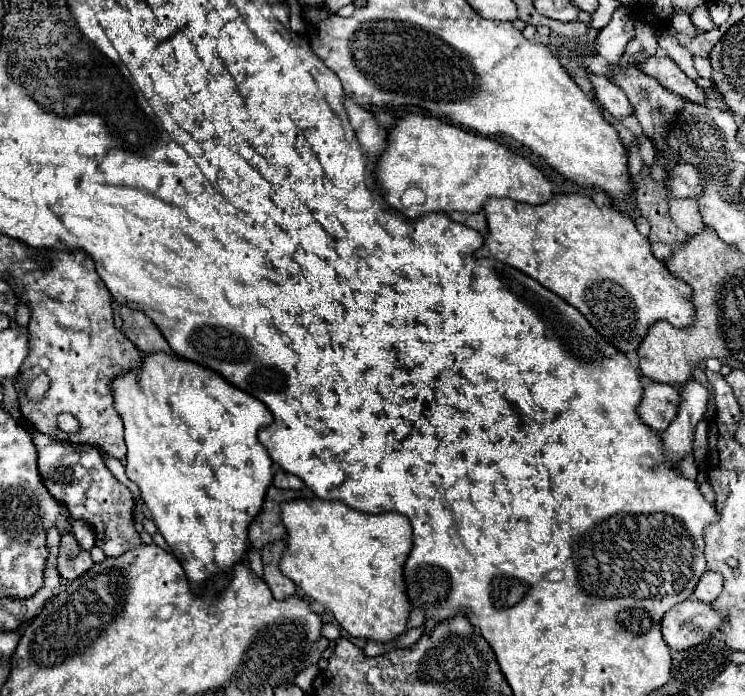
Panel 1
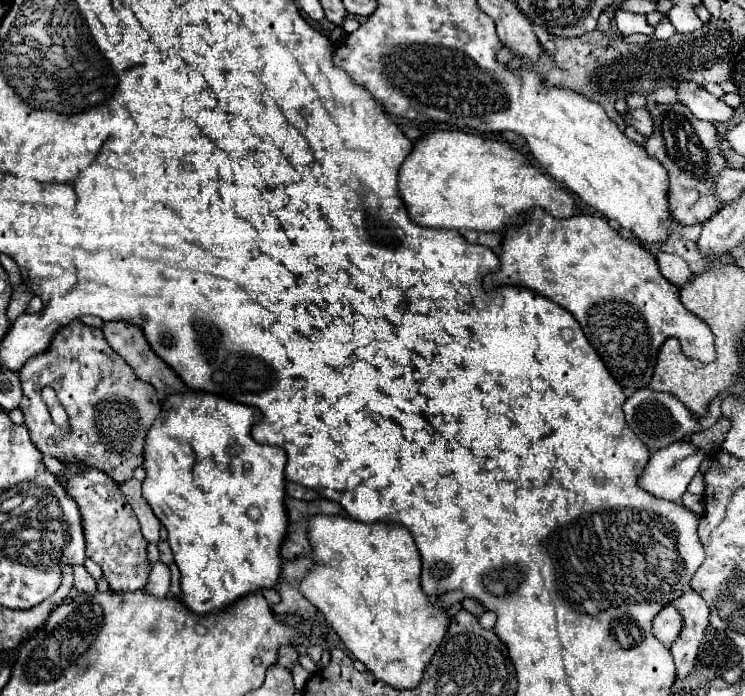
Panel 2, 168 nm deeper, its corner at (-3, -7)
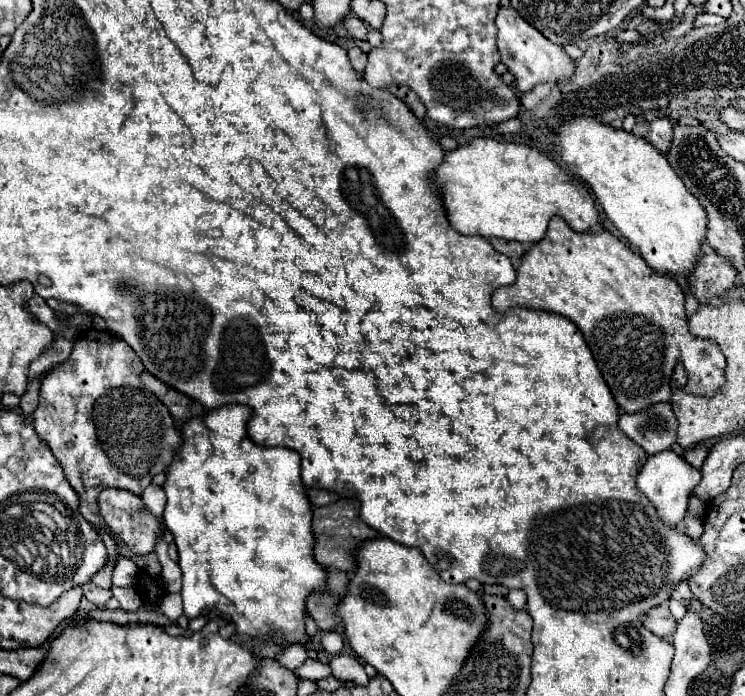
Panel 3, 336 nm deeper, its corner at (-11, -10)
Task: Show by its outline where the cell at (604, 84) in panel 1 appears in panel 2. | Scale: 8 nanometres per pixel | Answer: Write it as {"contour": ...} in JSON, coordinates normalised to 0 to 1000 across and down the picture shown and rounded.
{"contour":[[[867,154],[854,157],[854,159],[848,159],[848,162],[843,159],[843,162],[840,162],[840,174],[848,177],[851,185],[854,185],[856,191],[862,191],[864,197],[872,197],[875,188],[878,188],[878,177],[875,177],[875,168],[872,168],[872,162],[870,162]]]}

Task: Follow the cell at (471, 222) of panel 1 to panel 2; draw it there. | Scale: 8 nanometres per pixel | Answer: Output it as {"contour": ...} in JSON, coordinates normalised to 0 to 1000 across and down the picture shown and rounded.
{"contour":[[[642,335],[642,349],[658,355],[663,364],[674,358],[674,335]]]}

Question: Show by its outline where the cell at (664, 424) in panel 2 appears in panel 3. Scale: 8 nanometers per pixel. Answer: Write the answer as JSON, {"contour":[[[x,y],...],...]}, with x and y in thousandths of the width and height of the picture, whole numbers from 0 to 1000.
{"contour":[[[897,578],[878,580],[878,586],[864,586],[864,592],[838,592],[830,612],[870,652],[902,647],[902,638],[907,638],[910,603]]]}

